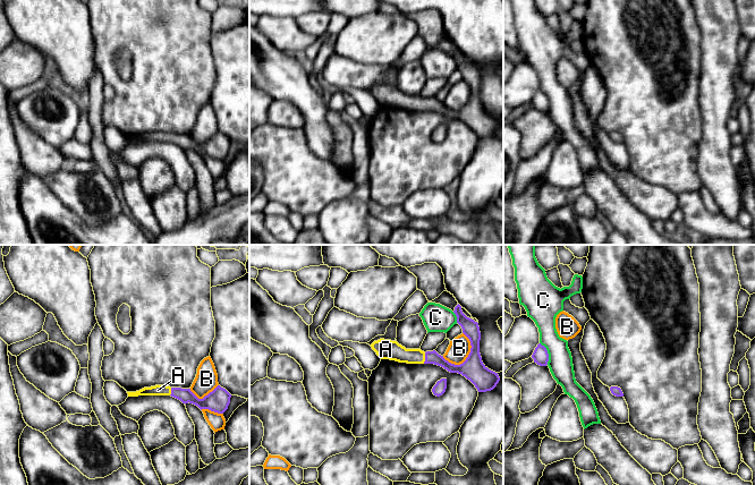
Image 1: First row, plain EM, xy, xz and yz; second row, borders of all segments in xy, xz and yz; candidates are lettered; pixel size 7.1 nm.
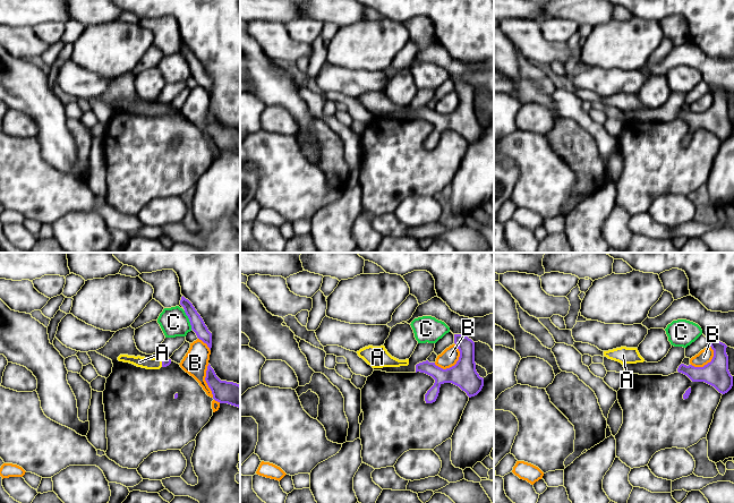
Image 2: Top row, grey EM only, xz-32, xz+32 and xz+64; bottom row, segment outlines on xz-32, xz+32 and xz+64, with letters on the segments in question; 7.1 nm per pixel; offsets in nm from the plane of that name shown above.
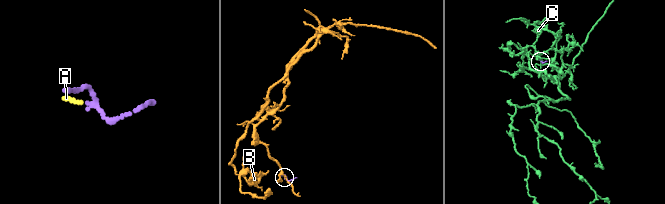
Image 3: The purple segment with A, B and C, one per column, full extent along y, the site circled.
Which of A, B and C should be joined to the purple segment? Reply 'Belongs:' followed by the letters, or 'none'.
Belongs: A

